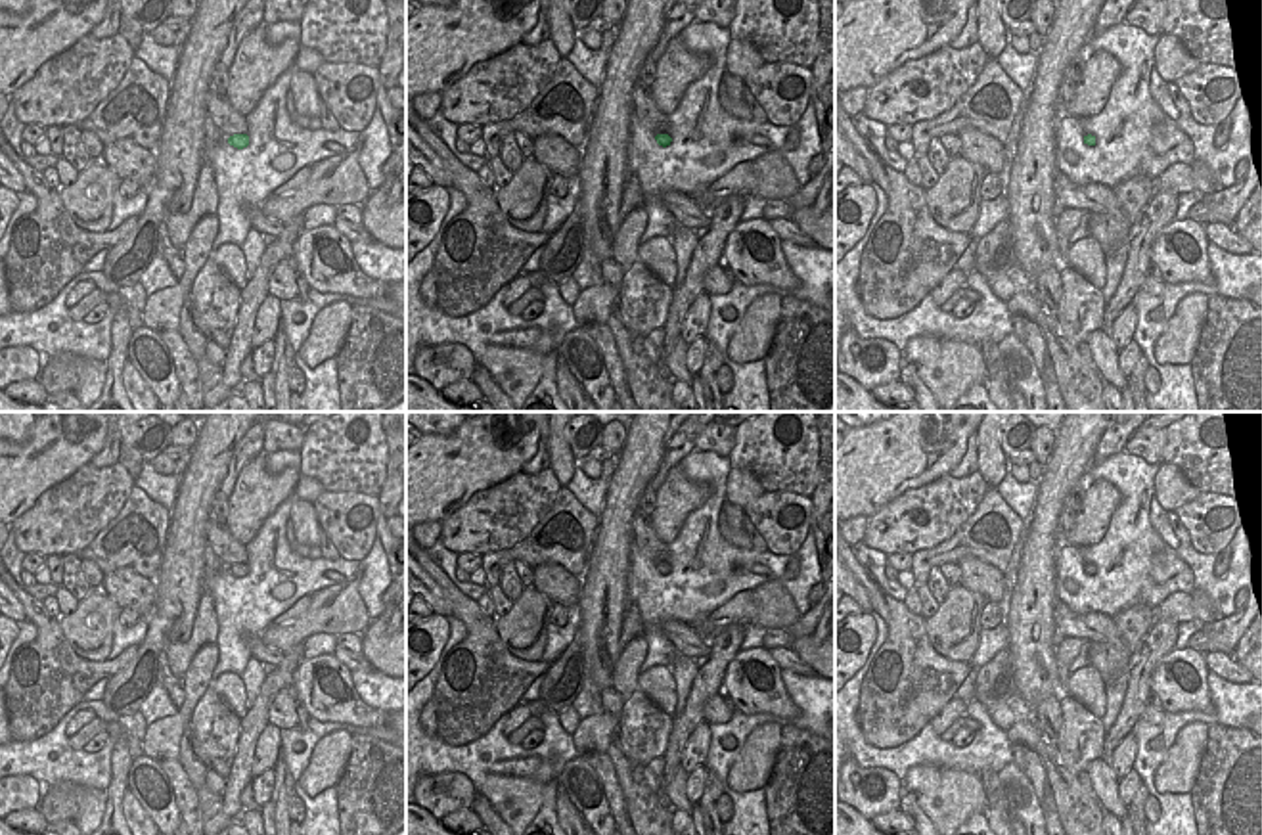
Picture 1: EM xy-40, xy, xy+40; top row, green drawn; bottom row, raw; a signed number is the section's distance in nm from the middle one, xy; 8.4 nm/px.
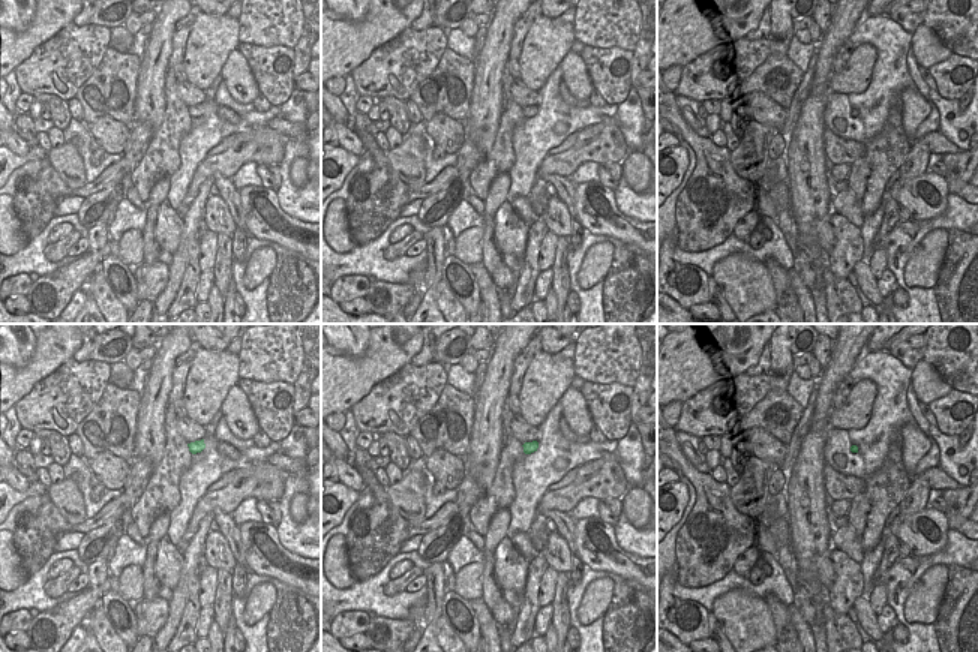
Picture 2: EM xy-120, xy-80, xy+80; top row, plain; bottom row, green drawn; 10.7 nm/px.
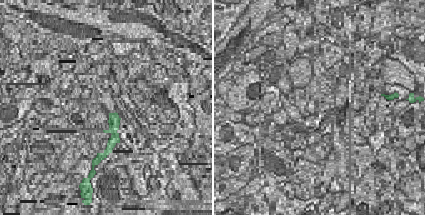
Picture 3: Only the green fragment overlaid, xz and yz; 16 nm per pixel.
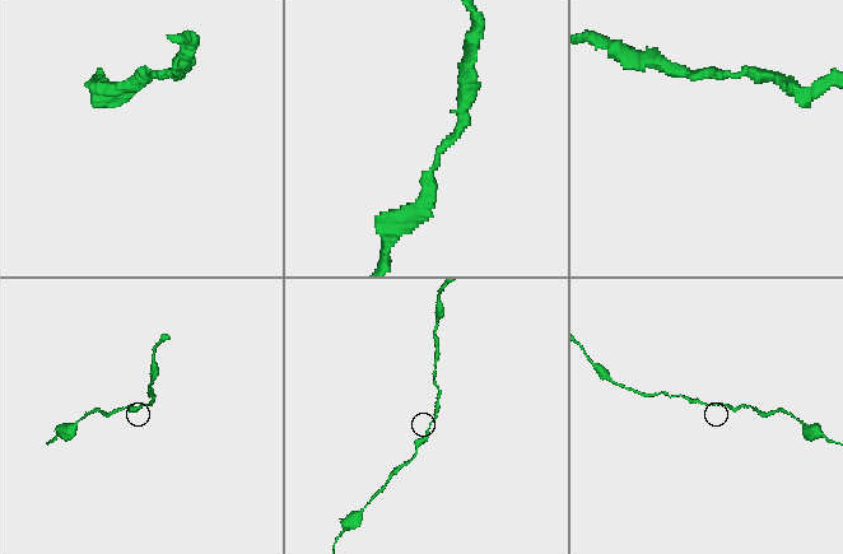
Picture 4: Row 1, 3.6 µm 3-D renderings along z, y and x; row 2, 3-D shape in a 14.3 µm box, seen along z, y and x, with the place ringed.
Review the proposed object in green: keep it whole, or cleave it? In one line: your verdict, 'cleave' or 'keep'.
keep

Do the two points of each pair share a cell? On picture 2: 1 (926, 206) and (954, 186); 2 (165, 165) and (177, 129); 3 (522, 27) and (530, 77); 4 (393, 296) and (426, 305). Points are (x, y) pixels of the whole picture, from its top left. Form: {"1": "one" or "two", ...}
{"1": "two", "2": "one", "3": "two", "4": "two"}

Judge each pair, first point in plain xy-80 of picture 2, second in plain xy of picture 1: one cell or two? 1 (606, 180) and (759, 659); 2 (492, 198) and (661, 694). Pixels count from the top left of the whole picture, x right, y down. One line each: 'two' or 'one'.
1: two
2: two

